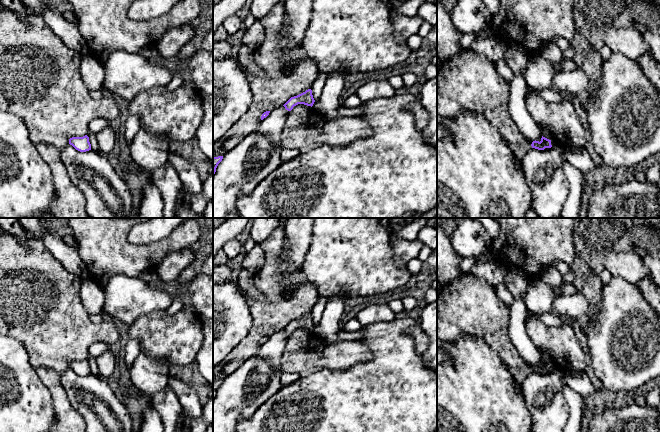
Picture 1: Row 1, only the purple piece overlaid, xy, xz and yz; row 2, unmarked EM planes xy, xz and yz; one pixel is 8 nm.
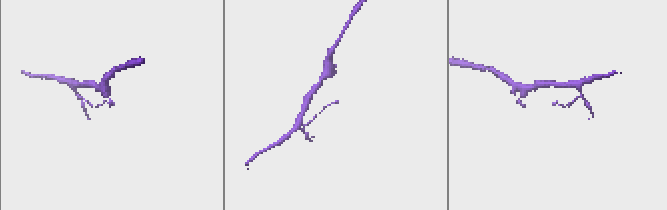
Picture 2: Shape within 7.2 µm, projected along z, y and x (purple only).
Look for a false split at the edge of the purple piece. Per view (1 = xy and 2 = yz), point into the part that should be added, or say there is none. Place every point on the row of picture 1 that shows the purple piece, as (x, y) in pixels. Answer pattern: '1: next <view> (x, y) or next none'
1: next none
2: next none

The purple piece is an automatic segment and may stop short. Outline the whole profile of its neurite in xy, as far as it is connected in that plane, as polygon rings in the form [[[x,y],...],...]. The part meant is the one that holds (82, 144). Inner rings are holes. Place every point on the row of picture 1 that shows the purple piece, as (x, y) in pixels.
[[[87,135],[83,137],[72,137],[69,139],[69,144],[80,152],[86,152],[91,150],[91,144]]]

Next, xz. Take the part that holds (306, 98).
[[[308,89],[297,96],[291,97],[283,106],[286,110],[291,111],[293,107],[298,104],[304,104],[312,107],[314,102],[315,100],[312,95],[312,90]]]

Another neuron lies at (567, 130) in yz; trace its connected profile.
[[[527,88],[525,97],[527,109],[536,123],[545,123],[551,128],[551,140],[561,148],[582,148],[586,145],[589,137],[582,120],[571,101],[548,102],[538,92],[540,90]]]

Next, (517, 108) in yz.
[[[525,71],[514,75],[509,84],[508,112],[521,134],[529,144],[532,144],[535,140],[540,142],[542,135],[527,109],[525,101],[527,88]]]

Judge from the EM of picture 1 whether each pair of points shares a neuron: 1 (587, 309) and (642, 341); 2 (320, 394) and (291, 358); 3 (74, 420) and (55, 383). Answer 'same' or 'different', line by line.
1: different
2: different
3: same

